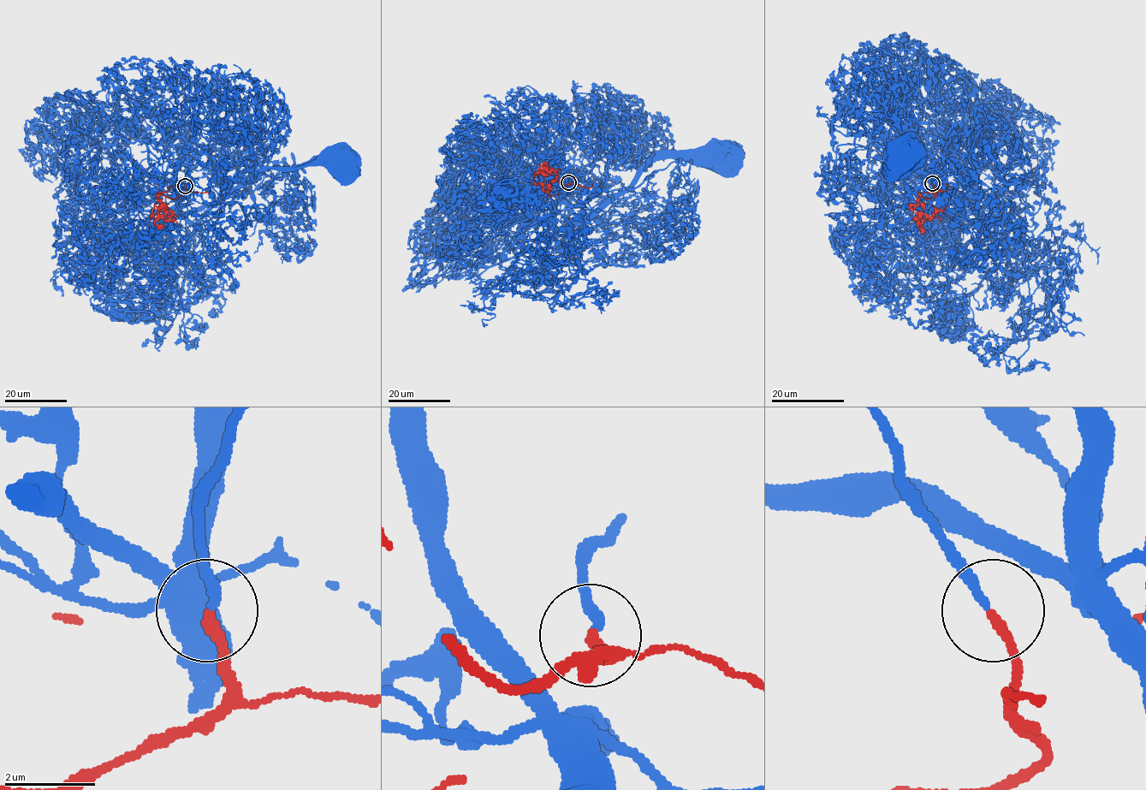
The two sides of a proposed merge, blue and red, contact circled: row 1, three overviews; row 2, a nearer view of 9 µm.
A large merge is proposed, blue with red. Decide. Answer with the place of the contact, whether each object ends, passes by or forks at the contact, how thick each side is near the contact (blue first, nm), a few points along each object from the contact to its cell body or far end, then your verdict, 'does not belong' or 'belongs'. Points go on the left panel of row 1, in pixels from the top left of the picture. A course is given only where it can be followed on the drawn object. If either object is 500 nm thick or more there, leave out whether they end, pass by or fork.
at (185, 186); blue ends there; red ends there; 220 nm thick on the blue side, 240 nm on the other; blue runs (186, 186), (189, 164), (184, 194), (169, 210), (172, 214), (220, 204), (264, 170), (337, 158); red runs (185, 186), (186, 192), (176, 198), (159, 196), (152, 216), (157, 220), (169, 211), (173, 214), (167, 218); belongs

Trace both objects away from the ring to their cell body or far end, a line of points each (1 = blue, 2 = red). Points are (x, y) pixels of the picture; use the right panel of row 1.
1: (931, 183), (926, 158), (935, 160), (944, 193), (983, 216), (904, 162), (902, 151)
2: (932, 183), (936, 194), (918, 193), (917, 204), (924, 206), (919, 222), (917, 219), (917, 213), (930, 221)

